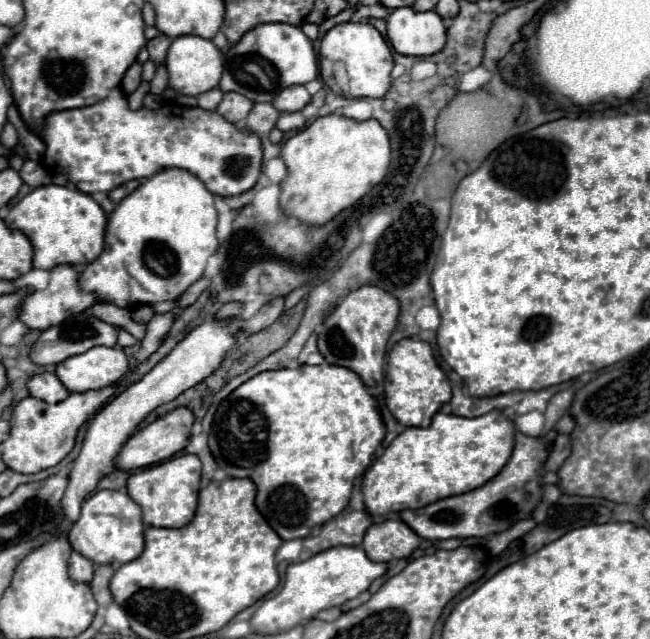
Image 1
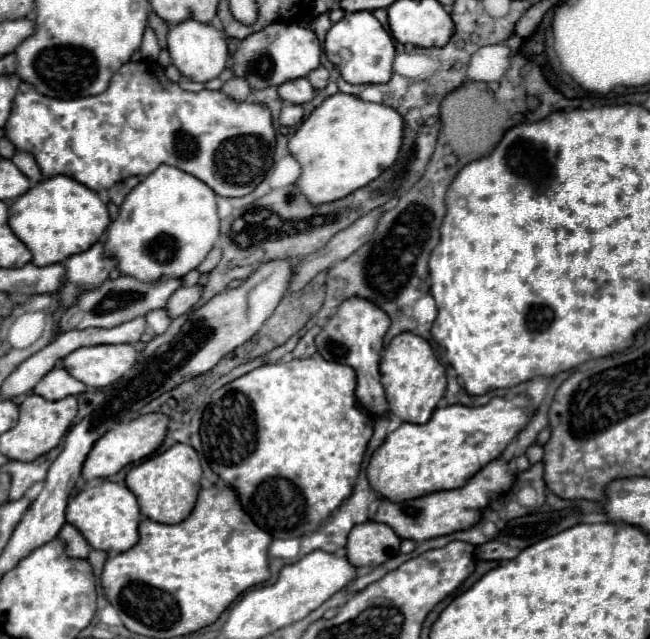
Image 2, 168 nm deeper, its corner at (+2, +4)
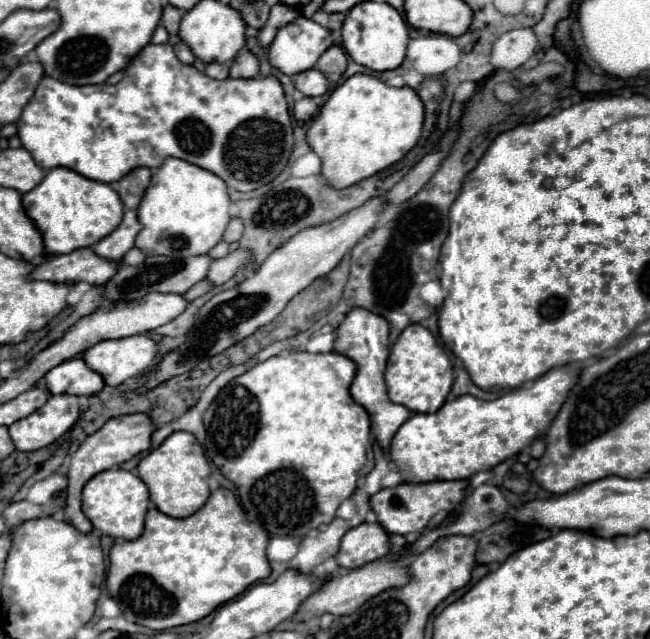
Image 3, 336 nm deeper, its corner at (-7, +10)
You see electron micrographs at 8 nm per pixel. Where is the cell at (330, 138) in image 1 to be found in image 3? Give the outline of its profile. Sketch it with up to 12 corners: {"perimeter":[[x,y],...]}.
{"perimeter":[[355,74],[307,130],[331,188],[399,162],[423,102]]}

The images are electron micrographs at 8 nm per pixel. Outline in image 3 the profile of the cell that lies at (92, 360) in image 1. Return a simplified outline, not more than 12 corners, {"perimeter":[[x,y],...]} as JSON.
{"perimeter":[[137,334],[103,340],[83,360],[119,386],[153,366],[157,344]]}

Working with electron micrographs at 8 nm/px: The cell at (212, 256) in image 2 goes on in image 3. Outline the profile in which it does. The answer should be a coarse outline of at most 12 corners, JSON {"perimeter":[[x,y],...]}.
{"perimeter":[[239,218],[229,222],[223,240],[237,242],[243,234],[243,222]]}

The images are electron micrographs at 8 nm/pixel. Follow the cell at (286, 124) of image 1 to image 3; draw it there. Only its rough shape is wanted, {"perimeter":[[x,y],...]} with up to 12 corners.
{"perimeter":[[301,98],[293,106],[293,116],[307,122],[317,114],[315,98]]}

